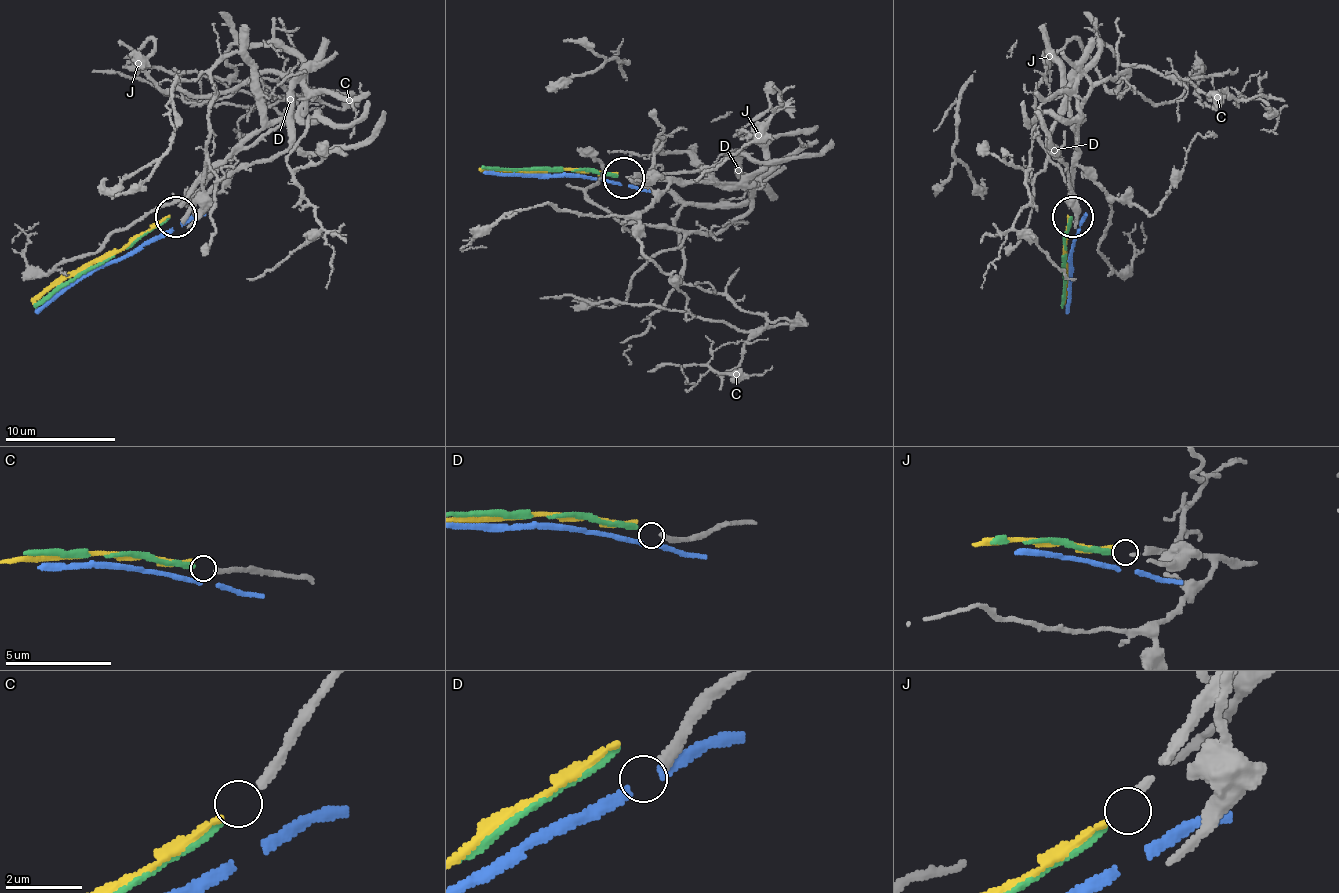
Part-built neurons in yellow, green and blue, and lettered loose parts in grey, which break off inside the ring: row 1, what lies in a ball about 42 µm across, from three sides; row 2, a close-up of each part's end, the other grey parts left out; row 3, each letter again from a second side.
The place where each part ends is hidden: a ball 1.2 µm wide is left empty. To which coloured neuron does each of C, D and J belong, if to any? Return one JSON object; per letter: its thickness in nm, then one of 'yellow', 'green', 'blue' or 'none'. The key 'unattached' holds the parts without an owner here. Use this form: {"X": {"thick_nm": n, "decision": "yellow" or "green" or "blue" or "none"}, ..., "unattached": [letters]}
{"C": {"thick_nm": 240, "decision": "green"}, "D": {"thick_nm": 240, "decision": "none"}, "J": {"thick_nm": 130, "decision": "yellow"}, "unattached": ["D"]}

